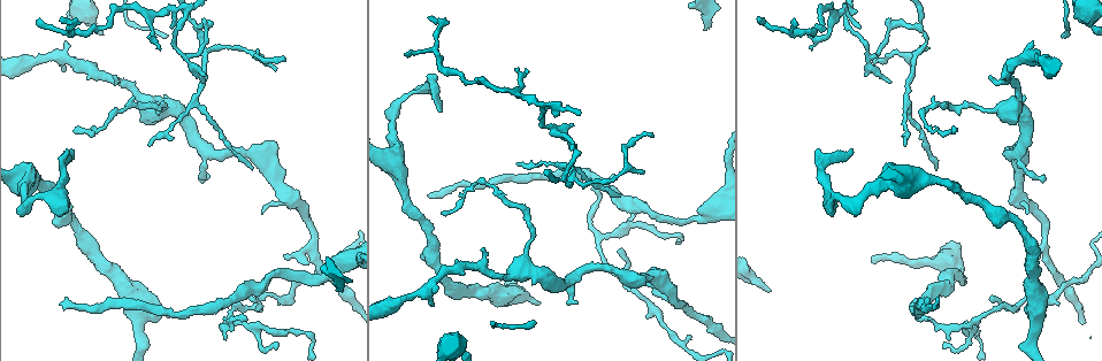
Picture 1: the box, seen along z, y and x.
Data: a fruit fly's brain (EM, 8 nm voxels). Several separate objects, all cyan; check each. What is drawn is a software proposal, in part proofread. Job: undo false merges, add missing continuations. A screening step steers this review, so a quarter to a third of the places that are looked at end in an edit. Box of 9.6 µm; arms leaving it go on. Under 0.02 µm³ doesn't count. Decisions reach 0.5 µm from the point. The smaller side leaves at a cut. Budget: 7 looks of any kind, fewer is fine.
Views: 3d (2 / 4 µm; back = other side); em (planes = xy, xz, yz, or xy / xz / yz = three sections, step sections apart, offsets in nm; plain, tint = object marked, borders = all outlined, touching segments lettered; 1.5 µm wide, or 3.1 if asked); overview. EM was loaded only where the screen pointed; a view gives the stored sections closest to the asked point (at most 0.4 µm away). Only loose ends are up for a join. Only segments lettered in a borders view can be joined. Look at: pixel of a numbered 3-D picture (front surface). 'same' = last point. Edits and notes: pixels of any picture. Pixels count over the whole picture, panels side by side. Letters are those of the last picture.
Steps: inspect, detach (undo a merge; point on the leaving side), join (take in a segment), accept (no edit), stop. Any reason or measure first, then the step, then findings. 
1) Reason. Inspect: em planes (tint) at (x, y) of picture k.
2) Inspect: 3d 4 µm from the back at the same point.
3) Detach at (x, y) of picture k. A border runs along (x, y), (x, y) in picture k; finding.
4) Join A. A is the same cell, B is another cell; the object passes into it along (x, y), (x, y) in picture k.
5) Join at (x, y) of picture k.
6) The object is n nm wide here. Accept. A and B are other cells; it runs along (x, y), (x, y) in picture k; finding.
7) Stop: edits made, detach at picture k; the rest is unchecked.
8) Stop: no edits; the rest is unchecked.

Inspect: 3d 4 µm at (61, 304) of picture 1.

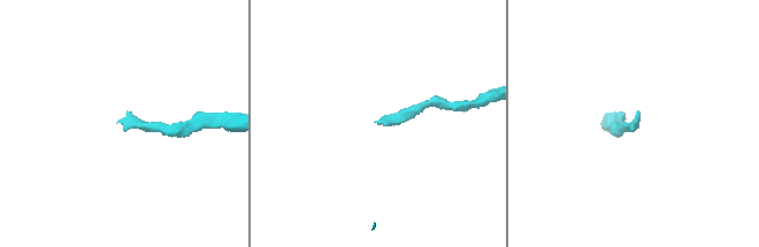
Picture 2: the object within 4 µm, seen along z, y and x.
Shape alone is not enough. Inspect: em xz step 8 (tint) at (119, 122) of picture 2.

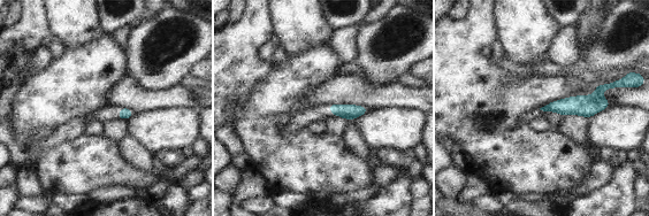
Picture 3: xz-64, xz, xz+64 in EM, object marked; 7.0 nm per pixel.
Inspect: em xz step 8 (borders) at the same point.

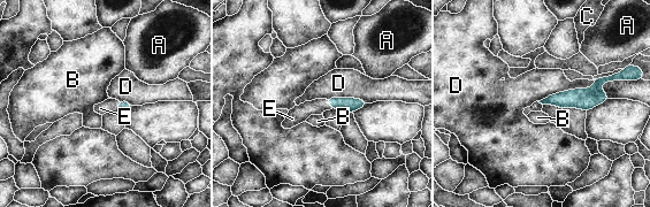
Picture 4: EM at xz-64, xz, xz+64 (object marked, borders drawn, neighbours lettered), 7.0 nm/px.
The object is 100 nm wide here. Join E. E is the same cell, A, B, C and D are other cells; the neuron continues.

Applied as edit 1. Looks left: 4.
Redraw. Inspect: overview.

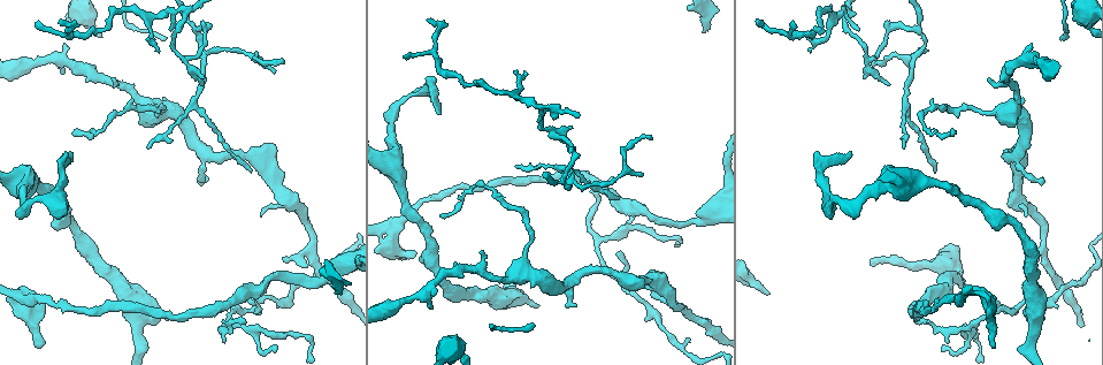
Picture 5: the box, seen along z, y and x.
Branch stops here. Inspect: 3d 4 µm at (618, 251) of picture 5.

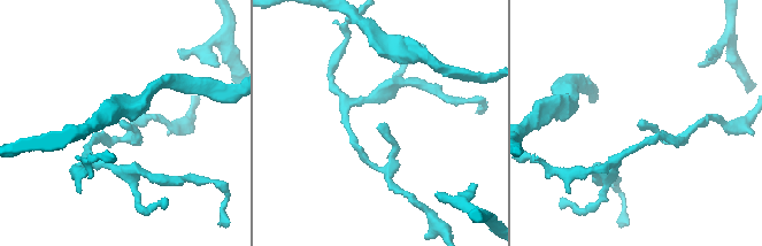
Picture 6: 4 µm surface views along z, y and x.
Now the EM. Inspect: em planes (borders) at (641, 118) of picture 6.

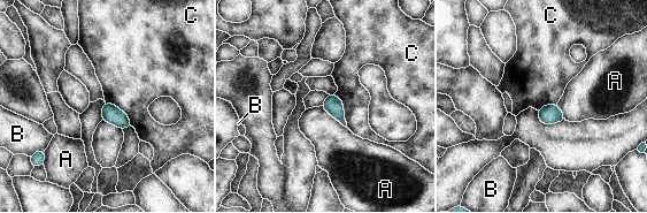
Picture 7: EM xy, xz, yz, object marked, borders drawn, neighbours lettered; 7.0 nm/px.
Accept. A, B and C are other cells; a border runs along (333, 94), (341, 100), (347, 127) in picture 7; none of them fits.

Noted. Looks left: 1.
Thin end. Inspect: em xy step 8 (borders) at (791, 23) of picture 5.

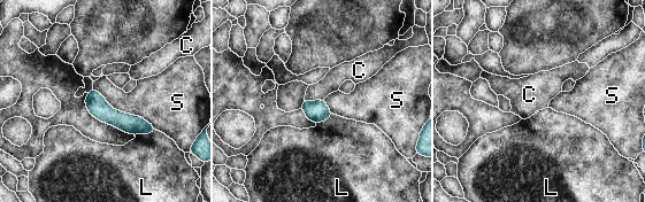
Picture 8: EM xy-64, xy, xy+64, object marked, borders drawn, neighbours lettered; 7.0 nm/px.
Accept. C, L and S are other cells; a border runs along (93, 88), (113, 108), (158, 130) in picture 8; none of them fits.

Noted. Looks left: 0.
Stop: edits made, join at picture 4; the rest is unchecked.

